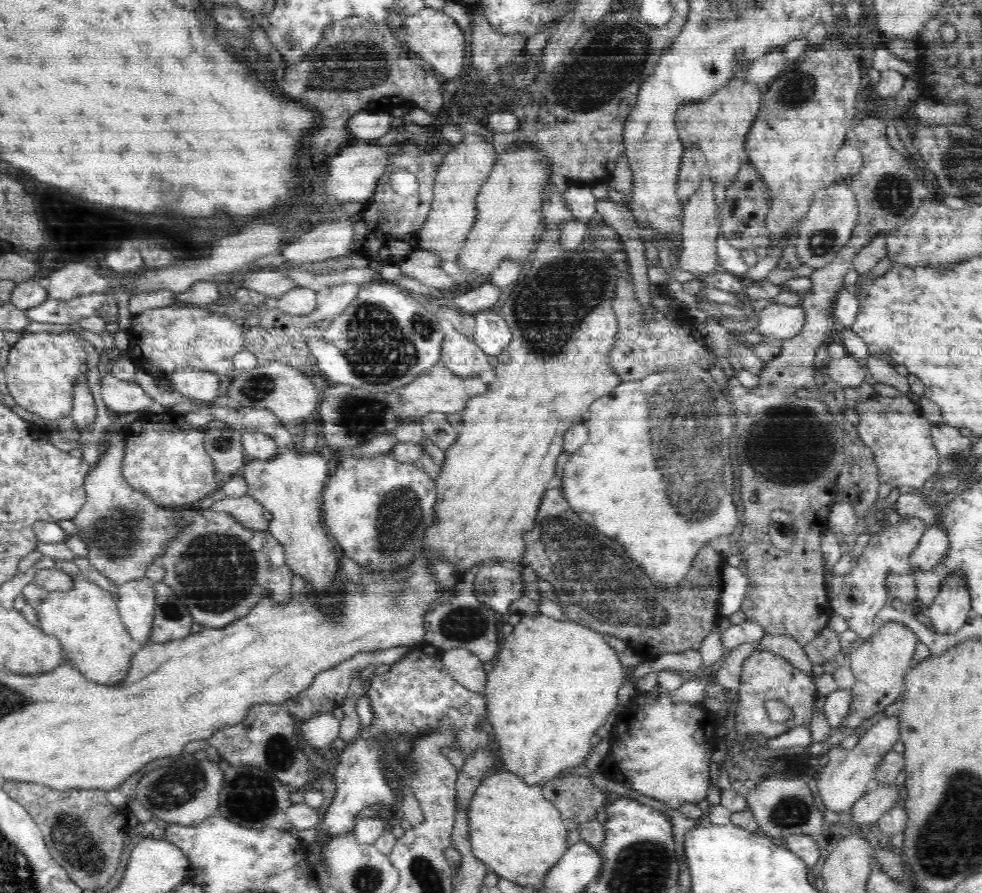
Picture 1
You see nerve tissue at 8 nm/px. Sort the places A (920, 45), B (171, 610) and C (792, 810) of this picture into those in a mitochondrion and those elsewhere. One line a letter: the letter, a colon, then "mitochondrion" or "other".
A: other
B: mitochondrion
C: mitochondrion

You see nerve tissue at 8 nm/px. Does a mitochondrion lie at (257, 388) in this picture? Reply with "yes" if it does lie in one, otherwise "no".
yes

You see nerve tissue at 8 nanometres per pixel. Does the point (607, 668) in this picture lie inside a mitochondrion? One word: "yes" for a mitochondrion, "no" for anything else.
no

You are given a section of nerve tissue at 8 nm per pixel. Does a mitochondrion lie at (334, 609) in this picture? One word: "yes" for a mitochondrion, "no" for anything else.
no

